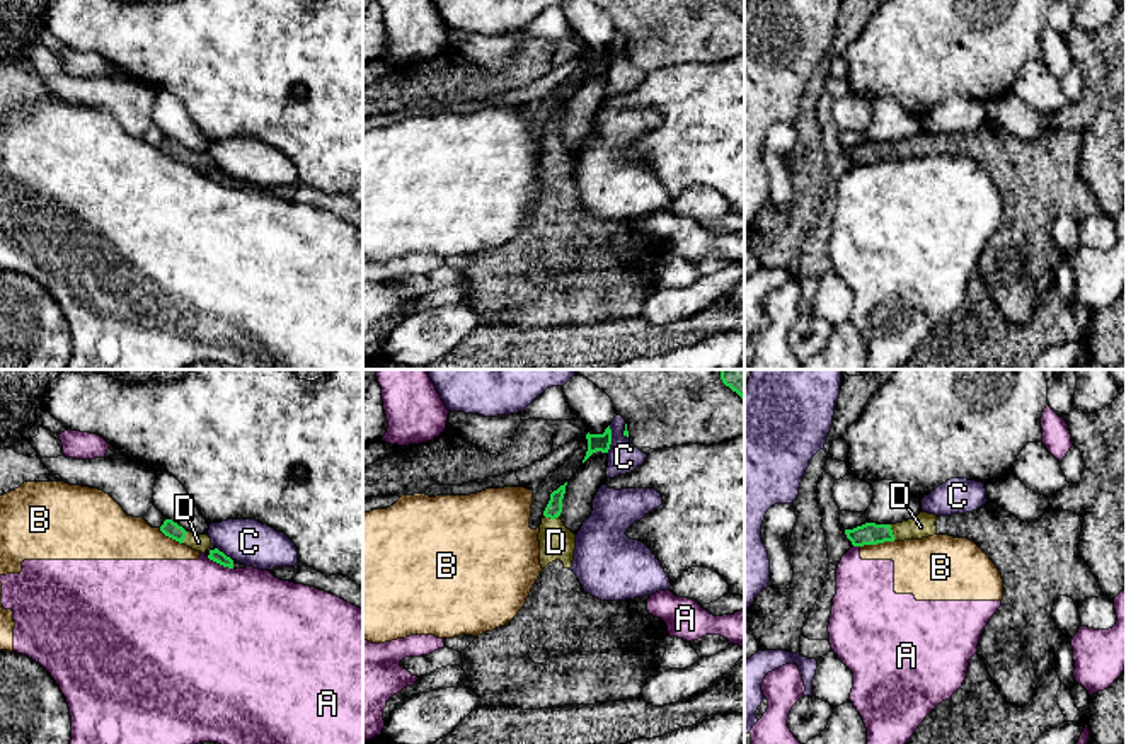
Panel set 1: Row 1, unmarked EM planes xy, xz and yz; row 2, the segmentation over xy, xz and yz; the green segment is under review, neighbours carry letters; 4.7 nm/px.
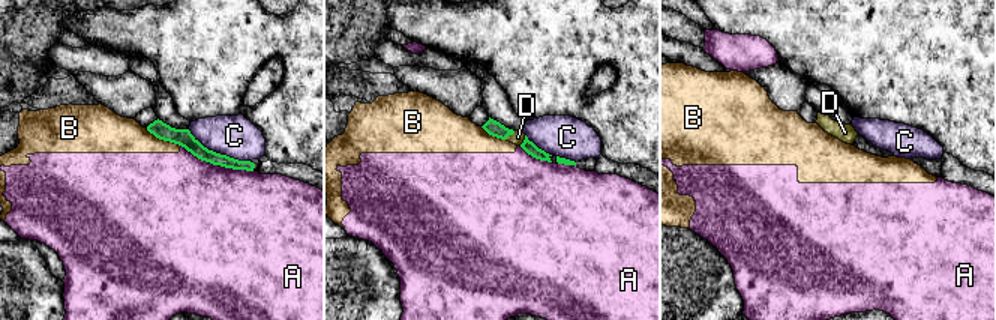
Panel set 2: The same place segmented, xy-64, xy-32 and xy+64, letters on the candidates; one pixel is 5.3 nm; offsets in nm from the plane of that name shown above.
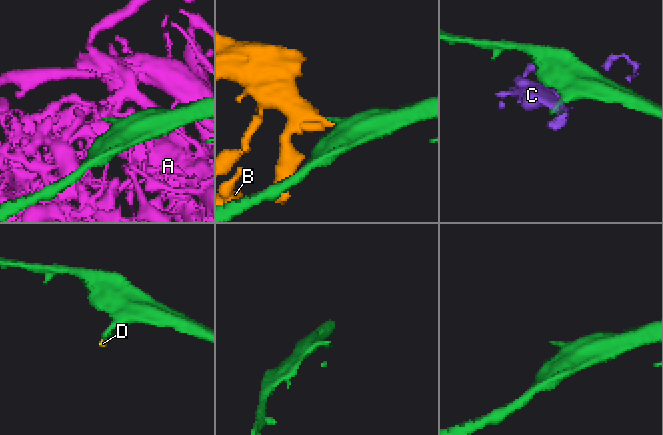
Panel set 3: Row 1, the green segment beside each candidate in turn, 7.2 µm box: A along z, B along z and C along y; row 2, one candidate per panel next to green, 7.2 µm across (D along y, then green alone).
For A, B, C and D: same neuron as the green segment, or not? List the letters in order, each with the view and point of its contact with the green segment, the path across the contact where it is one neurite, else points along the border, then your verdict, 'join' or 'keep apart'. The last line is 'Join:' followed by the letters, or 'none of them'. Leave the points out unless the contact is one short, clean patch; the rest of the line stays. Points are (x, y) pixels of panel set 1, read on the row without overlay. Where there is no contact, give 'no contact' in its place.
A: contact xy (220, 183); keep apart
B: contact yz (876, 162); border yz (893, 159), (861, 165); keep apart
C: contact xz (610, 58); keep apart
D: contact xz (552, 137); way xz (554, 126), (552, 137), (556, 160); join
Join: D

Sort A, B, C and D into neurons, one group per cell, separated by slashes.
A B / C / D

